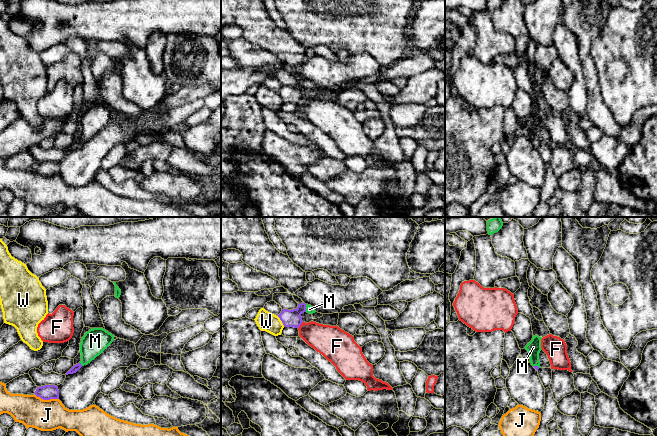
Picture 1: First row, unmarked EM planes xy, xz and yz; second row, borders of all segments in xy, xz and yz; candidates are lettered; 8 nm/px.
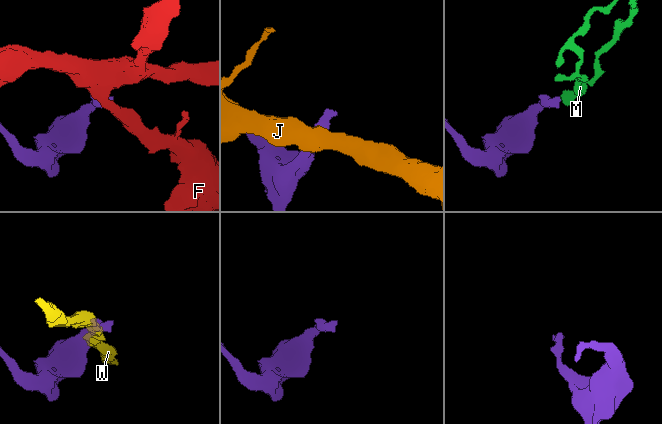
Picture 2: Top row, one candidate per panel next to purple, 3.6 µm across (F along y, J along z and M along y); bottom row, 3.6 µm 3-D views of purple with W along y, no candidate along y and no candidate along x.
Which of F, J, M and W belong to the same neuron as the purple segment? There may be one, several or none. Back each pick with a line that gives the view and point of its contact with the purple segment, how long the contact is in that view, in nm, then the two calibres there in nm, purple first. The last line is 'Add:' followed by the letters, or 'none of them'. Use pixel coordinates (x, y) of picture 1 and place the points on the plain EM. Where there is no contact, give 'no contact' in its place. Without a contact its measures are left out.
M: xz (305, 84) | 60 nm | 140/60 nm
Add: M

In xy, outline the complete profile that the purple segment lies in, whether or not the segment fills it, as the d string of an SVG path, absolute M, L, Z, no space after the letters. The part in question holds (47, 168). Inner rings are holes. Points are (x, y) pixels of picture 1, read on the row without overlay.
M55 161L37 163L34 170L43 176L59 175L59 166Z

